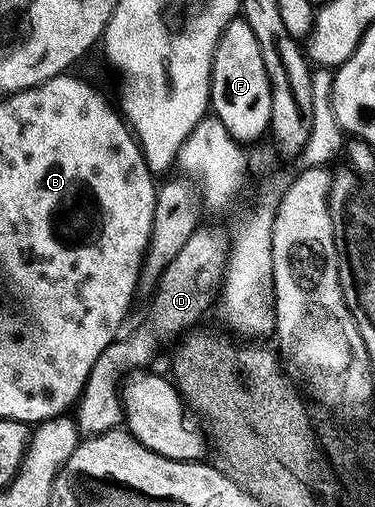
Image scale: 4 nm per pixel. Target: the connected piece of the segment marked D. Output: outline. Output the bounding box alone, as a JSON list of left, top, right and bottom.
[75,226,230,435]

